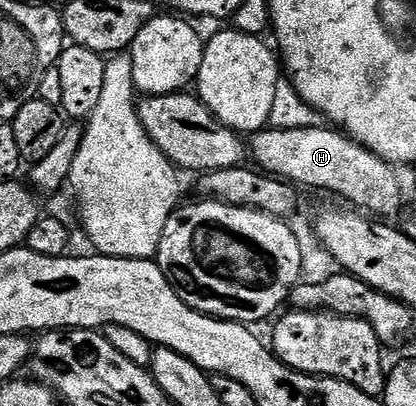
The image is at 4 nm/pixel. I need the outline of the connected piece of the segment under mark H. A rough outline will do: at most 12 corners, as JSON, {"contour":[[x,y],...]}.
{"contour":[[328,126],[255,133],[255,167],[376,218],[397,169]]}

